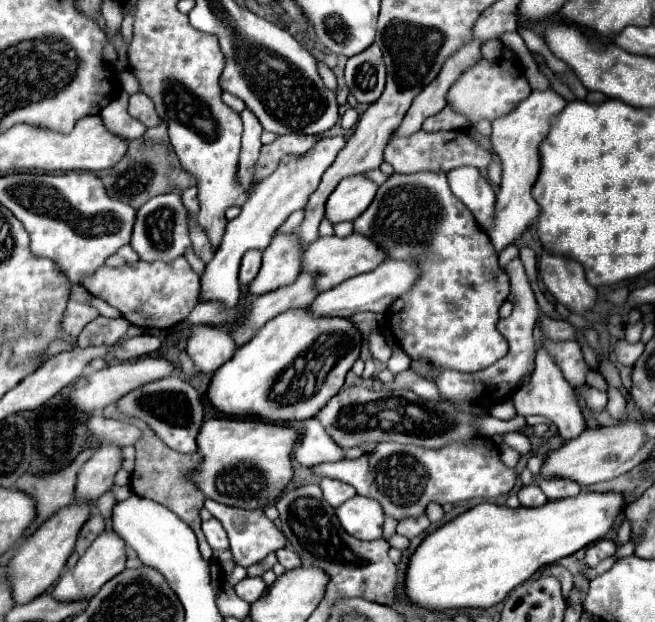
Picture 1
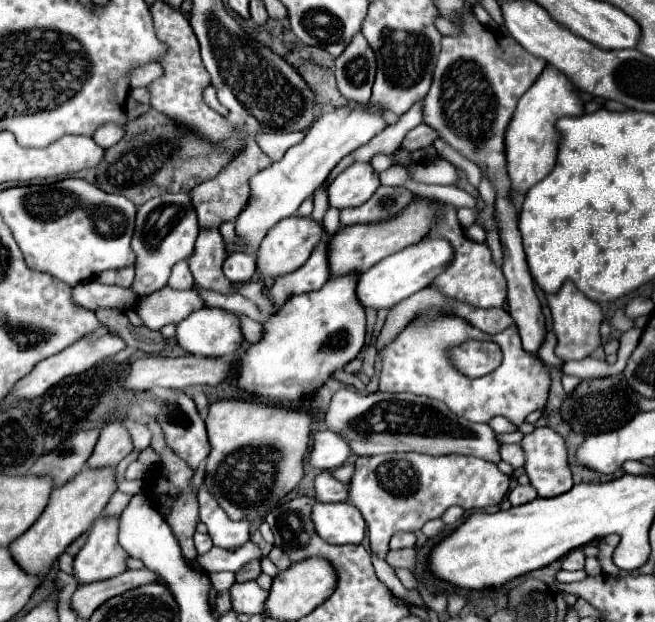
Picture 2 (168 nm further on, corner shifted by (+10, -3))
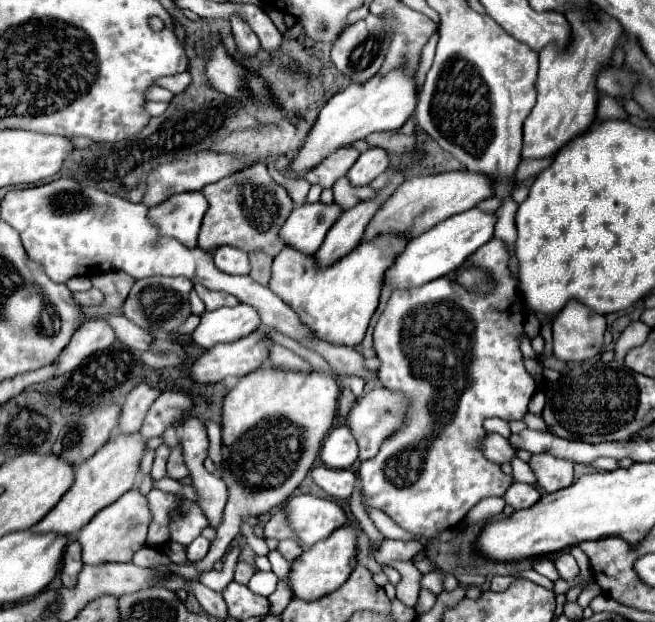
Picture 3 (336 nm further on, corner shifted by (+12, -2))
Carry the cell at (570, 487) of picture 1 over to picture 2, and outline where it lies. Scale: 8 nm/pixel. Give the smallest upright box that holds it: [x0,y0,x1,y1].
[524,427,572,497]

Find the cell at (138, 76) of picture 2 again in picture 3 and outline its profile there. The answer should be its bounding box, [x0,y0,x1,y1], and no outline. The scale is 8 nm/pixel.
[158,72,190,94]

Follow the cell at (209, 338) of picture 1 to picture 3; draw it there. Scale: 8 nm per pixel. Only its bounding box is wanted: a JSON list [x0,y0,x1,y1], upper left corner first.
[192,304,260,348]

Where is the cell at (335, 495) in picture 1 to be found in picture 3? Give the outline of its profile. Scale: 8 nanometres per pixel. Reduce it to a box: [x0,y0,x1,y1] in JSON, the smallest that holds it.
[312,466,356,500]

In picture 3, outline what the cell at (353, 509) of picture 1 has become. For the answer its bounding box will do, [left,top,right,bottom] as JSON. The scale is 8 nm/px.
[284,494,348,546]

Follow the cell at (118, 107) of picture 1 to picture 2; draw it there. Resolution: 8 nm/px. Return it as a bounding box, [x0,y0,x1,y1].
[94,123,125,149]

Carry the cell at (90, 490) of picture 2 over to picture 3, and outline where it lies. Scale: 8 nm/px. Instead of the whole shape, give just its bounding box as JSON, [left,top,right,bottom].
[32,434,146,534]

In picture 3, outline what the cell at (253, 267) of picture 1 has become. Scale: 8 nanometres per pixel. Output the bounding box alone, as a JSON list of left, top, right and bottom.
[214,246,248,274]

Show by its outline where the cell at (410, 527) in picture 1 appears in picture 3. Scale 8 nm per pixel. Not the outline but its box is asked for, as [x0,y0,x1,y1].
[374,540,424,566]

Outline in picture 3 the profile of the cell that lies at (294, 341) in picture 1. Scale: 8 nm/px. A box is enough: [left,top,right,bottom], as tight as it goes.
[270,232,408,346]

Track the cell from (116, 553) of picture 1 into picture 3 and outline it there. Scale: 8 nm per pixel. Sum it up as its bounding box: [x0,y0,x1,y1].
[78,490,152,564]

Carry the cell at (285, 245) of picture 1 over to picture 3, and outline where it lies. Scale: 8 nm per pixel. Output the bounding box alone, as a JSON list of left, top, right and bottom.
[280,204,344,254]

